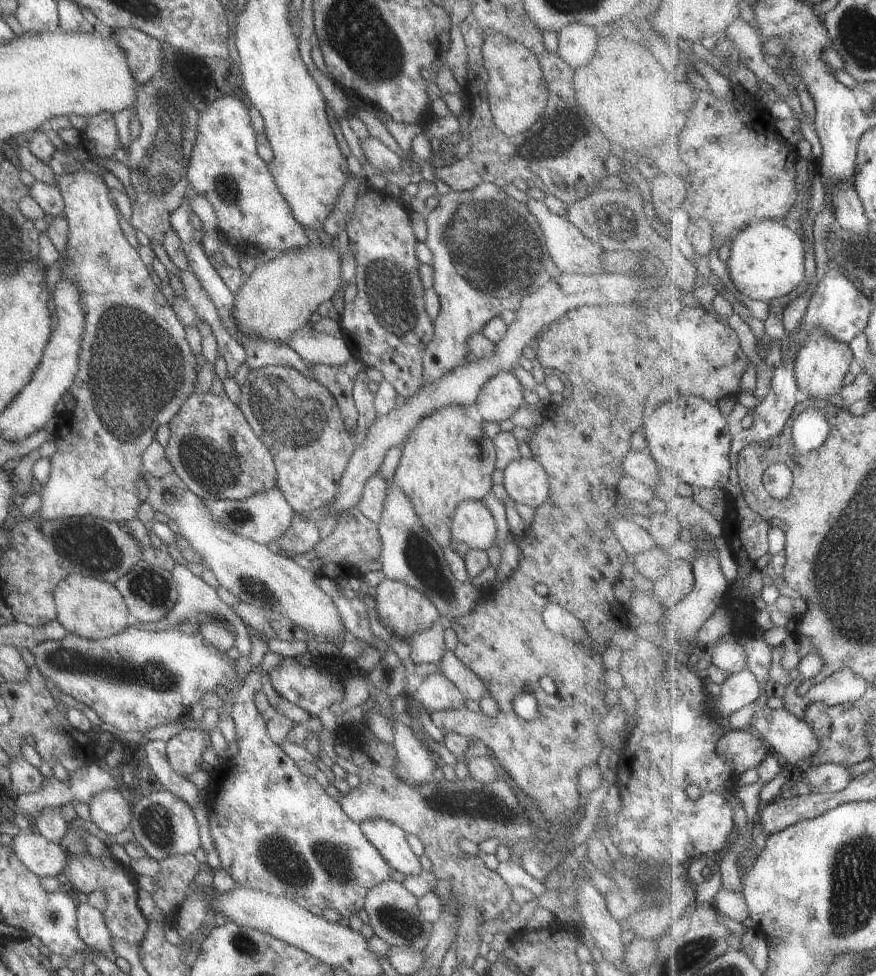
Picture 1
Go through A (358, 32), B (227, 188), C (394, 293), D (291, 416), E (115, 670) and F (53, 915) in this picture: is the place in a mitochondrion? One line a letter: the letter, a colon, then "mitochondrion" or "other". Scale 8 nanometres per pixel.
A: mitochondrion
B: mitochondrion
C: mitochondrion
D: mitochondrion
E: mitochondrion
F: mitochondrion

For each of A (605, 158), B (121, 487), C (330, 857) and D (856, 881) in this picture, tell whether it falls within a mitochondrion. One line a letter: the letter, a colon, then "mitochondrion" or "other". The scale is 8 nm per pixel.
A: other
B: other
C: mitochondrion
D: mitochondrion

